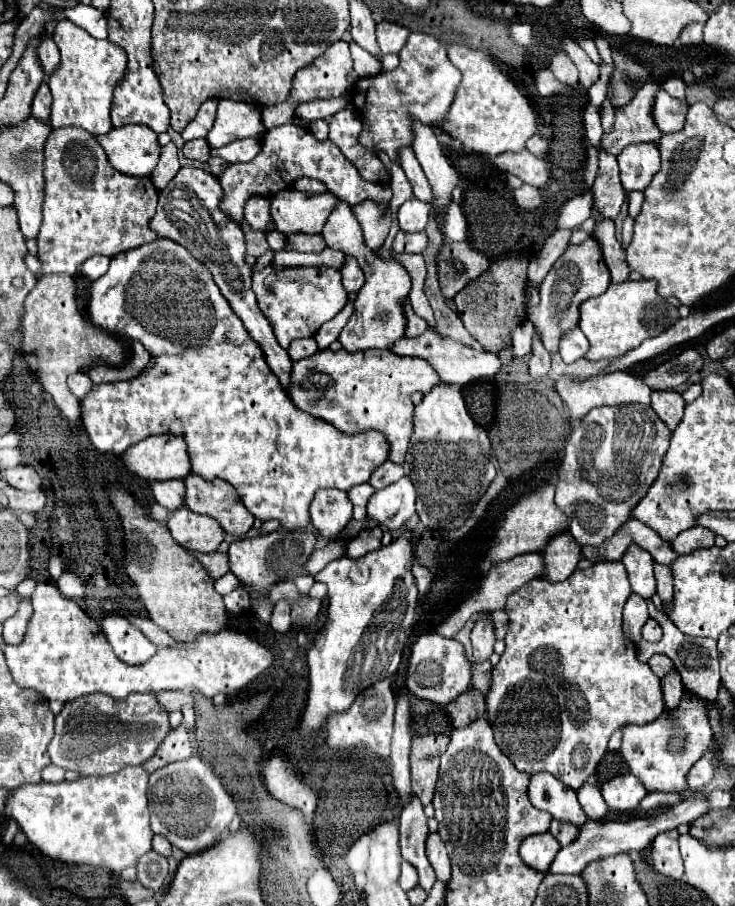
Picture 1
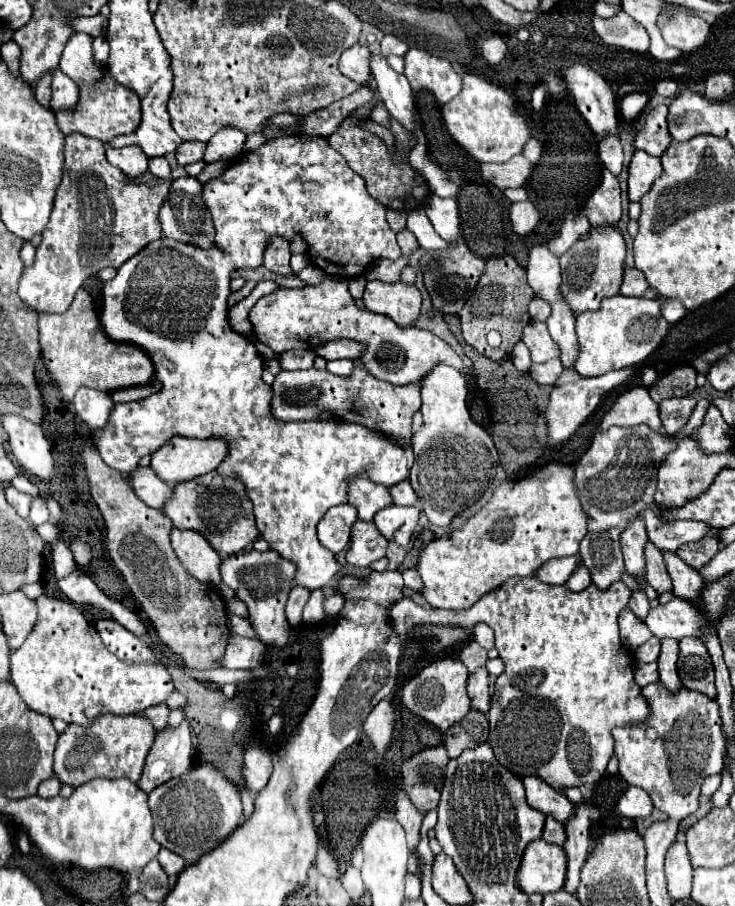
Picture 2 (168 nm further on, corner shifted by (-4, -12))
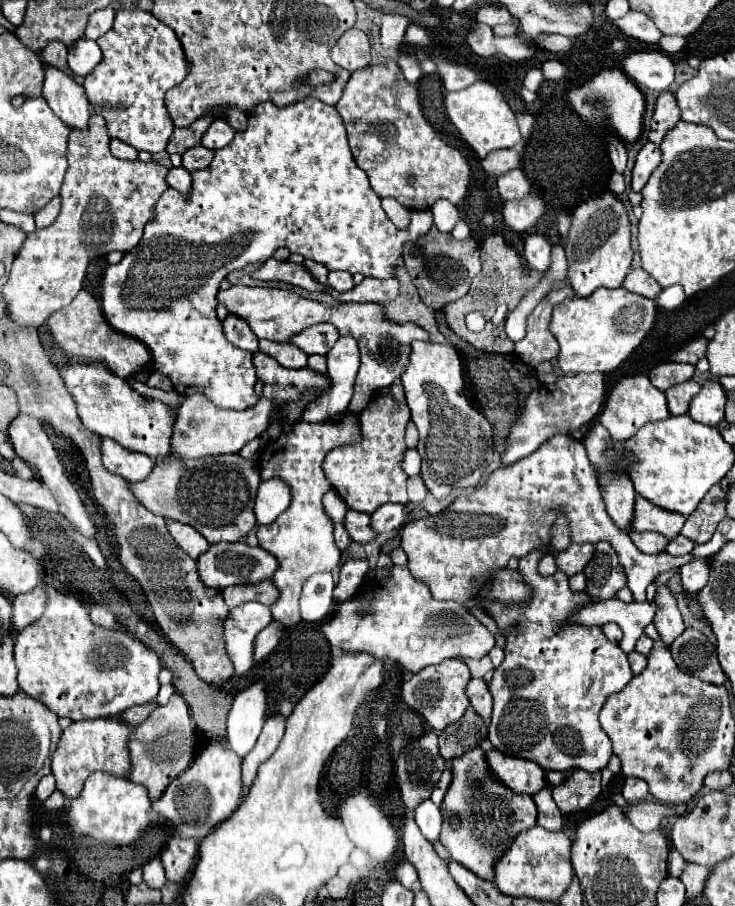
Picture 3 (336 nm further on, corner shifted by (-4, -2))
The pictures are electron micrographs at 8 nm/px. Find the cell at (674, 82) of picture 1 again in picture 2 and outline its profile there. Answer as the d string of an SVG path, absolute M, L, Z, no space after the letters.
M661 80L661 82L657 82L655 92L657 92L657 94L661 94L663 98L675 98L675 96L679 94L677 84L675 84L673 80Z

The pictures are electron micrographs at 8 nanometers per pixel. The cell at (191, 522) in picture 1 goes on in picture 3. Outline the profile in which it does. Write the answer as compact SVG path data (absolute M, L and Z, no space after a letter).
M167 520L167 530L173 536L173 540L179 544L181 550L185 550L193 560L199 558L199 554L203 554L203 550L207 550L209 542L191 526L175 522L175 520Z

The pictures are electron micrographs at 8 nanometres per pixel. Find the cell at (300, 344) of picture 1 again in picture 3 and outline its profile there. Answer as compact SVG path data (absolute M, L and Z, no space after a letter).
M259 340L259 348L275 358L281 366L285 368L293 368L293 370L299 370L299 368L305 368L307 366L307 356L297 348L297 346L291 346L291 344L285 344L285 342L263 342Z

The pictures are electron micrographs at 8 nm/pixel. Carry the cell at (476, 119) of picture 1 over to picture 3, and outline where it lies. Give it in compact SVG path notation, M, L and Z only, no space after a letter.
M477 80L473 86L465 90L449 92L445 96L445 110L453 126L459 130L463 140L477 152L479 158L485 158L493 150L515 148L521 142L515 112L509 108L503 94L485 80Z

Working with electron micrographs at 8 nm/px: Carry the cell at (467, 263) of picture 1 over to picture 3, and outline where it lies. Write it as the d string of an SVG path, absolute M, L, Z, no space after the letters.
M435 226L431 230L403 246L403 260L405 268L421 296L421 302L439 310L445 308L449 302L463 298L471 286L473 276L481 270L479 262L479 244L473 238L467 240L453 240L451 234L439 232Z

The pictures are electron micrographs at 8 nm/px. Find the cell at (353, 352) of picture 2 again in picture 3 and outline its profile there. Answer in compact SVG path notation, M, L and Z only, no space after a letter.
M315 324L299 332L297 336L289 338L289 344L301 348L307 356L311 354L327 354L333 344L339 340L339 330L333 324Z

